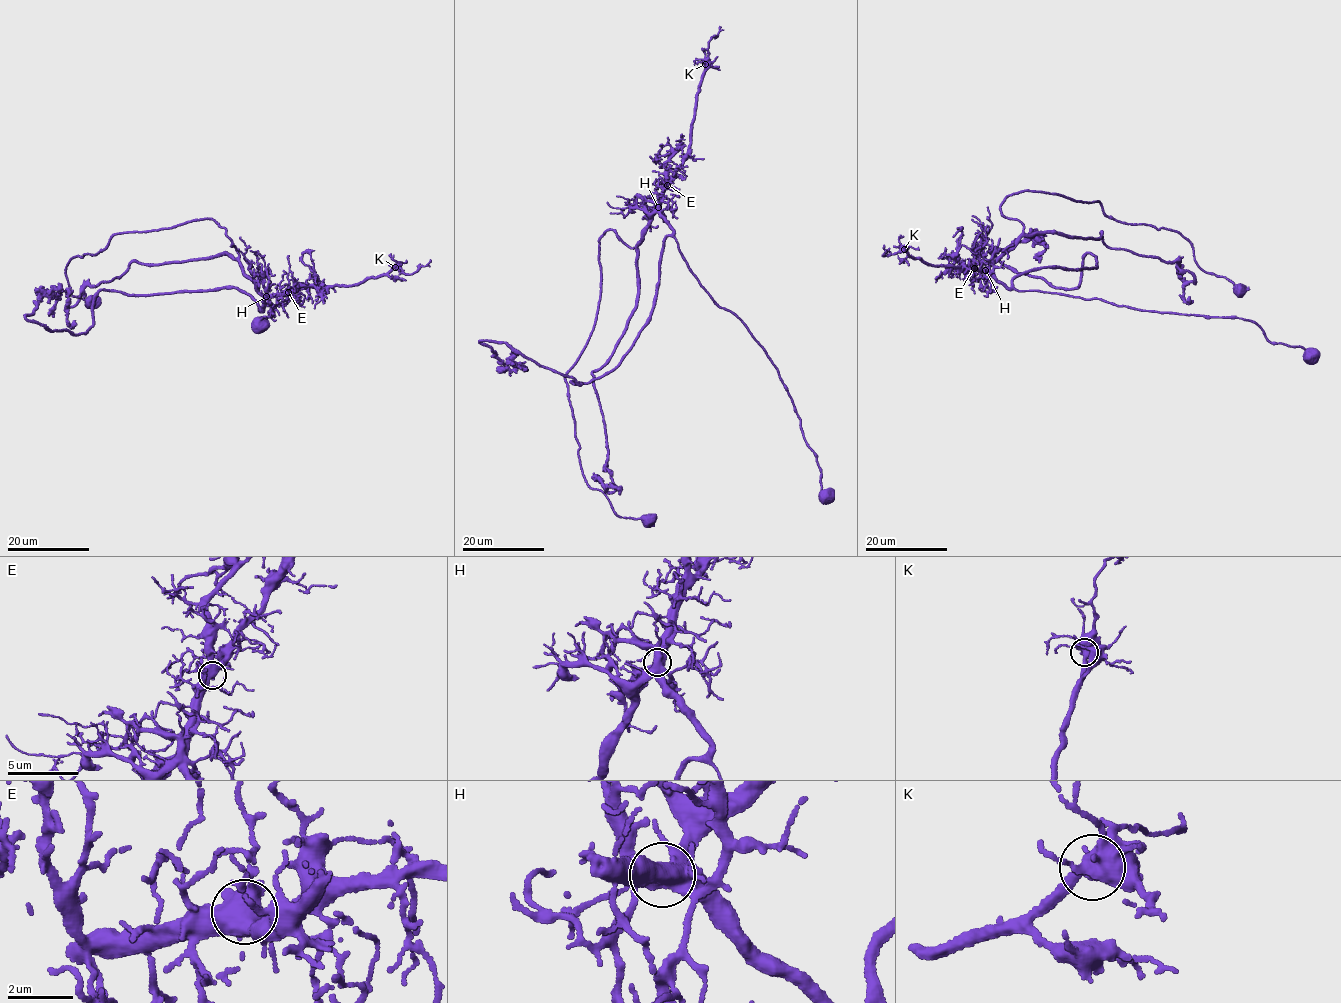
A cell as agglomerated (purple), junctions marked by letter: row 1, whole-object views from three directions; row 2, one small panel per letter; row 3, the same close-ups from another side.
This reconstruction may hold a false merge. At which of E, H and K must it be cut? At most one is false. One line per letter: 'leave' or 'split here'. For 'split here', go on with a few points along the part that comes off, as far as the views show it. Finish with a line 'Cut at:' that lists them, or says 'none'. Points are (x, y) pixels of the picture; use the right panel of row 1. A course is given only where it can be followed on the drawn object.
E: leave
H: split here; course (986, 271), (1022, 232), (1001, 213), (1004, 199), (1039, 190), (1175, 230), (1197, 265), (1242, 294)
K: leave
Cut at: H

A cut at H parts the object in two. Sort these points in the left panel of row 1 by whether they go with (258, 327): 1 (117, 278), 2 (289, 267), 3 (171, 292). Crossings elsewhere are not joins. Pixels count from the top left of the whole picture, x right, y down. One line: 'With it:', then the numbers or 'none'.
With it: 2, 3

